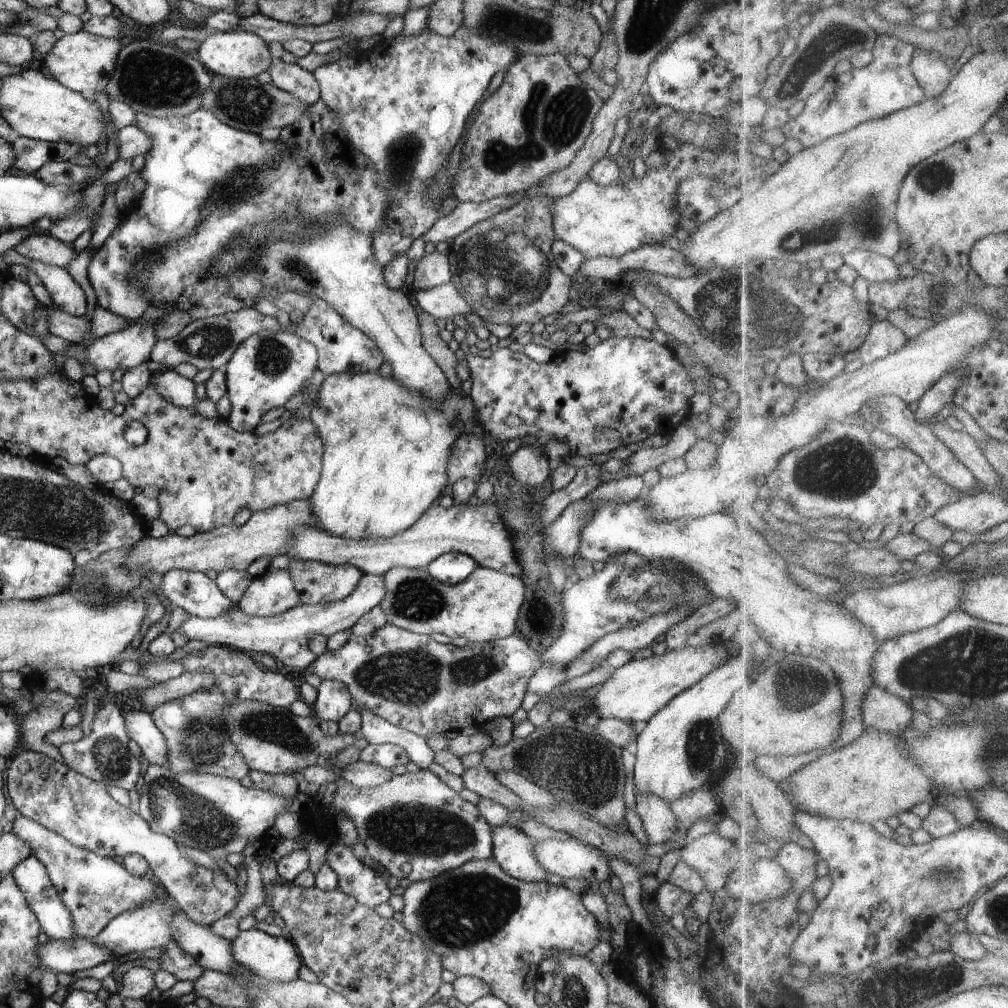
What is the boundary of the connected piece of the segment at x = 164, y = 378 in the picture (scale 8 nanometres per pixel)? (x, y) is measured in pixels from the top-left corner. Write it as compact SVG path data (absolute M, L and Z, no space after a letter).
M178 369L160 370L150 376L148 386L154 386L154 390L170 404L182 408L192 408L196 404L196 390L192 379L184 378Z

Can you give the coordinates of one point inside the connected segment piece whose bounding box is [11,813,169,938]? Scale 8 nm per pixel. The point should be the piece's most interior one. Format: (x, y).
(95, 889)

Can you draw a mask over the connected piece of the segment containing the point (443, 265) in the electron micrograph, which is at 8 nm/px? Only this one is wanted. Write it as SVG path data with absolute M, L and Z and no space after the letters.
M435 250L424 254L416 263L413 275L409 279L412 288L424 290L451 282L451 263L446 253Z

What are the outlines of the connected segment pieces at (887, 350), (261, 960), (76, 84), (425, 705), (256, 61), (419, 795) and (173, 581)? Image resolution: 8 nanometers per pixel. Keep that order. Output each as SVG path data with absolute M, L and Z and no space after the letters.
M889 318L878 321L872 326L866 344L860 349L862 365L868 366L876 360L880 360L900 352L910 339Z
M258 929L241 931L232 940L232 954L238 964L248 968L252 974L258 974L266 980L278 980L278 982L290 982L298 979L300 968L303 966L298 951L292 941L283 936L272 936Z
M83 30L67 34L57 40L56 44L52 46L52 50L44 56L44 66L64 88L81 92L84 98L93 98L96 92L102 92L110 97L106 88L117 67L120 50L122 50L120 40L110 40L110 38L96 36Z
M387 622L383 627L379 628L372 634L363 636L352 635L339 649L324 652L324 654L320 655L316 660L313 660L312 664L303 668L302 674L305 675L306 672L312 672L312 674L316 674L321 680L338 680L338 682L342 682L342 684L345 684L346 688L351 692L353 706L358 706L358 708L368 708L370 712L374 712L376 716L383 718L386 722L414 733L416 736L420 736L420 738L427 738L428 734L440 735L446 734L446 732L452 730L458 732L469 732L470 730L474 730L482 724L485 724L488 720L492 720L492 718L500 718L500 716L511 718L511 715L514 714L522 704L524 693L528 688L528 681L538 672L538 670L540 670L540 666L544 664L540 655L541 654L532 649L526 641L515 635L503 639L496 639L492 642L483 642L482 644L480 644L480 642L468 641L465 646L456 647L451 644L447 645L438 643L431 639L430 635L416 634L410 632L410 630L398 628L398 626L394 626L394 624Z
M239 30L218 31L200 43L198 60L211 74L224 75L232 79L256 79L260 72L268 70L272 64L269 45L258 34Z
M418 770L418 772L409 772L402 775L394 775L392 778L388 778L384 784L380 784L380 786L376 786L376 788L366 788L359 787L349 782L346 782L344 779L339 779L336 783L336 793L334 794L334 800L332 800L332 804L330 804L329 808L319 807L317 802L312 801L308 808L308 813L311 816L323 816L325 821L329 822L329 828L333 830L332 823L334 823L335 818L340 818L340 816L344 816L344 818L350 818L352 822L357 825L357 830L359 831L360 838L362 842L364 842L364 846L366 846L366 850L368 850L368 854L372 860L378 862L378 864L382 864L384 868L389 872L392 876L397 876L400 879L409 878L412 882L420 882L425 880L430 880L431 878L436 878L436 876L440 876L442 872L448 872L448 870L454 870L454 868L458 868L458 866L462 866L462 864L466 864L466 862L477 861L477 860L490 860L492 859L493 853L493 842L492 842L492 830L490 830L491 826L488 824L488 821L480 814L476 805L463 800L458 792L454 791L446 782L443 782L436 774L432 771Z
M168 570L163 574L161 584L162 594L173 606L180 606L195 617L218 618L238 607L202 571Z

